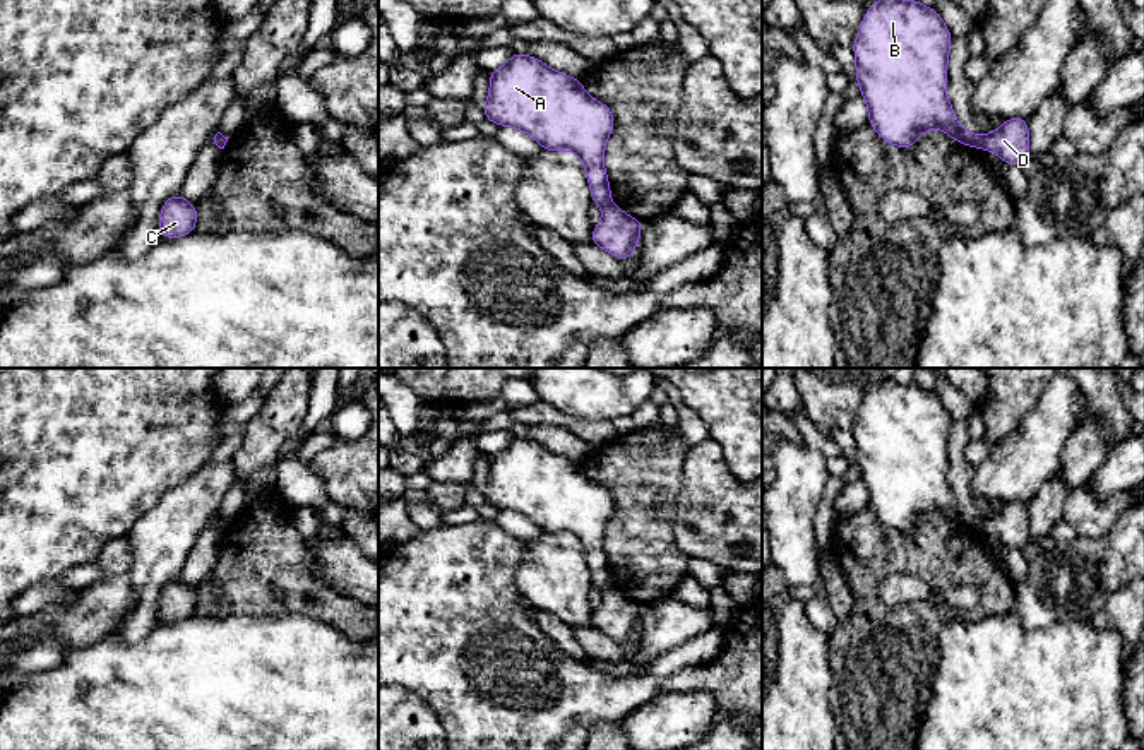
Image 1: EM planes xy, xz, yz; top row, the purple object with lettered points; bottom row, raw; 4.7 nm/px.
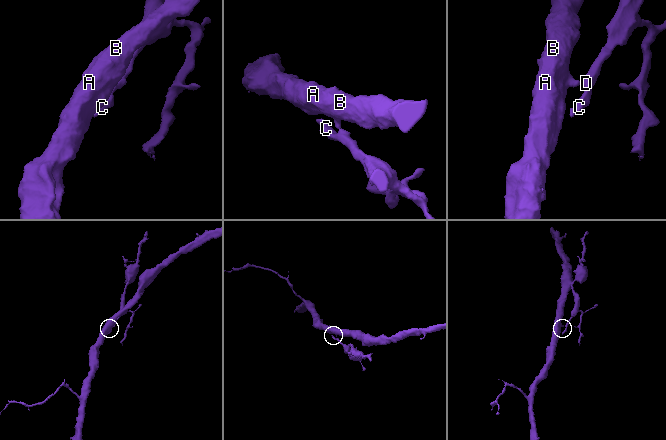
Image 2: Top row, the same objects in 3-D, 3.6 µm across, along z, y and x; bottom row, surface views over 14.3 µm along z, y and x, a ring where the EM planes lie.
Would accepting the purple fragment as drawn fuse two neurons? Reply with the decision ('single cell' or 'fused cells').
fused cells

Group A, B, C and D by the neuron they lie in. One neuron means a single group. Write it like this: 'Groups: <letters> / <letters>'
Groups: A B / C D

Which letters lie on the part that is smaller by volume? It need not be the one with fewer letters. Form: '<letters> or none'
C, D

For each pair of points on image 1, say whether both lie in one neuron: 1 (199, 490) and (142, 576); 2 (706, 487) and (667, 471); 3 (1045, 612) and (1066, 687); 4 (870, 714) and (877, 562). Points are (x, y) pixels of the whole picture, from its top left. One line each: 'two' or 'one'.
1: one
2: two
3: two
4: one

